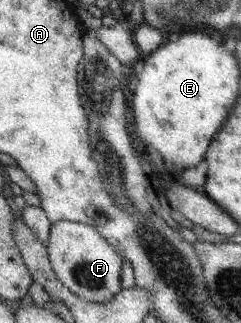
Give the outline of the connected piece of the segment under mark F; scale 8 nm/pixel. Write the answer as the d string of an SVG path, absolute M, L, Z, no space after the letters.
M74 221L52 222L48 237L48 257L62 285L86 301L107 303L122 291L123 257L94 226Z

